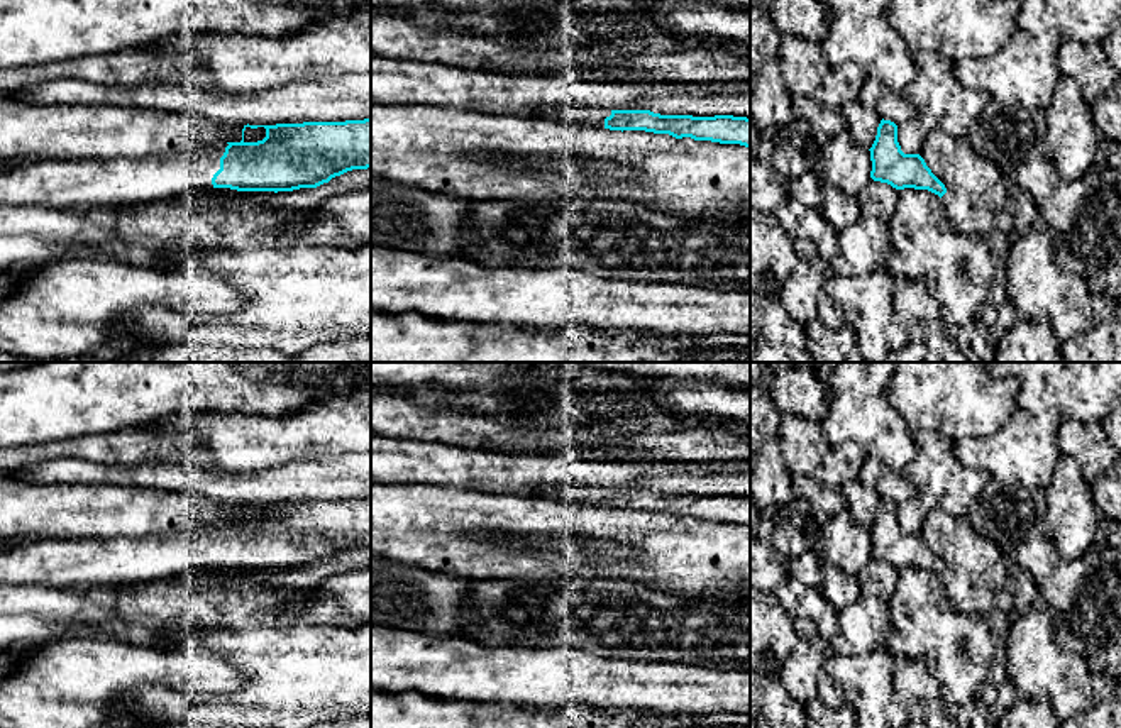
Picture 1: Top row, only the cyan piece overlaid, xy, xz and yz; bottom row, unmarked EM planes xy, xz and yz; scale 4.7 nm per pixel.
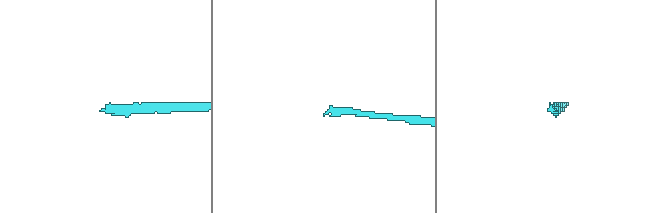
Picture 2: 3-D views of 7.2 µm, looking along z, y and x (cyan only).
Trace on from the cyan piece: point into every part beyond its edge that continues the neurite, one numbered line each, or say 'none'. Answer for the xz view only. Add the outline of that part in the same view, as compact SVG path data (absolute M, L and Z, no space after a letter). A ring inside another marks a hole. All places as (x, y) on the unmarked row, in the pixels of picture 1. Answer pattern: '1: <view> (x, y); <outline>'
1: xz (586, 495); M559 484L547 488L542 496L560 501L574 501L586 506L605 508L605 498L611 494L610 488L579 486L579 484Z

